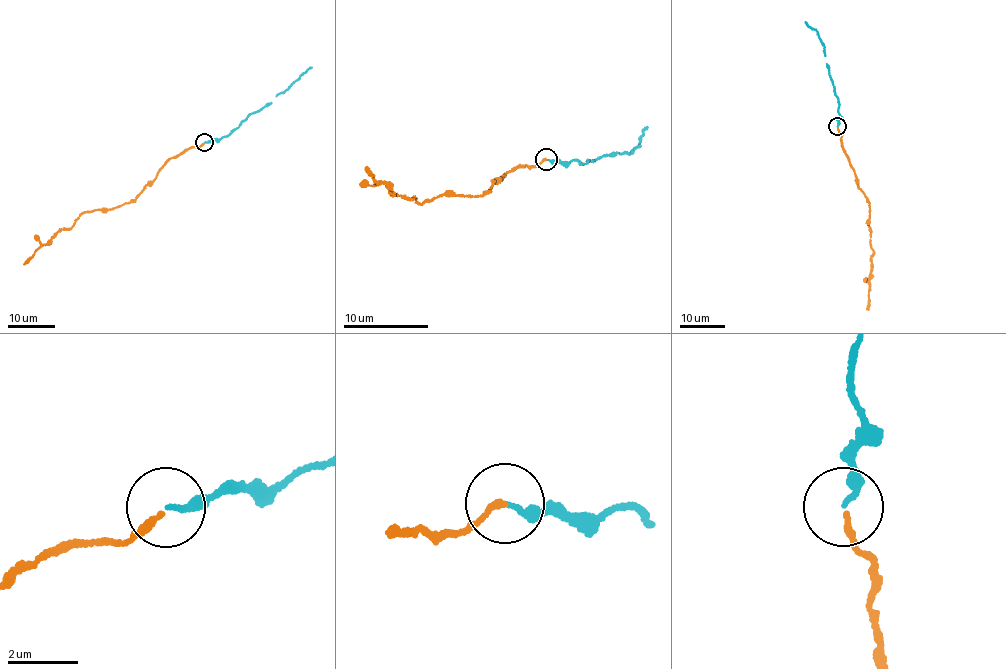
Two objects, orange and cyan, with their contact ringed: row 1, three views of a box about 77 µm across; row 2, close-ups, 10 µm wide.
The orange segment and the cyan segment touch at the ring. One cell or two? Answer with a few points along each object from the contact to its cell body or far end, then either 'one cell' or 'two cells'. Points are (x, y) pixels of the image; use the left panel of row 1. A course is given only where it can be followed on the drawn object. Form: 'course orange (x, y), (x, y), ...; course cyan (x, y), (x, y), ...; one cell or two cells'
course orange (204, 143), (172, 157), (129, 203), (110, 209), (84, 212), (69, 229), (62, 228), (24, 264); course cyan (204, 142), (228, 135), (312, 67); one cell

